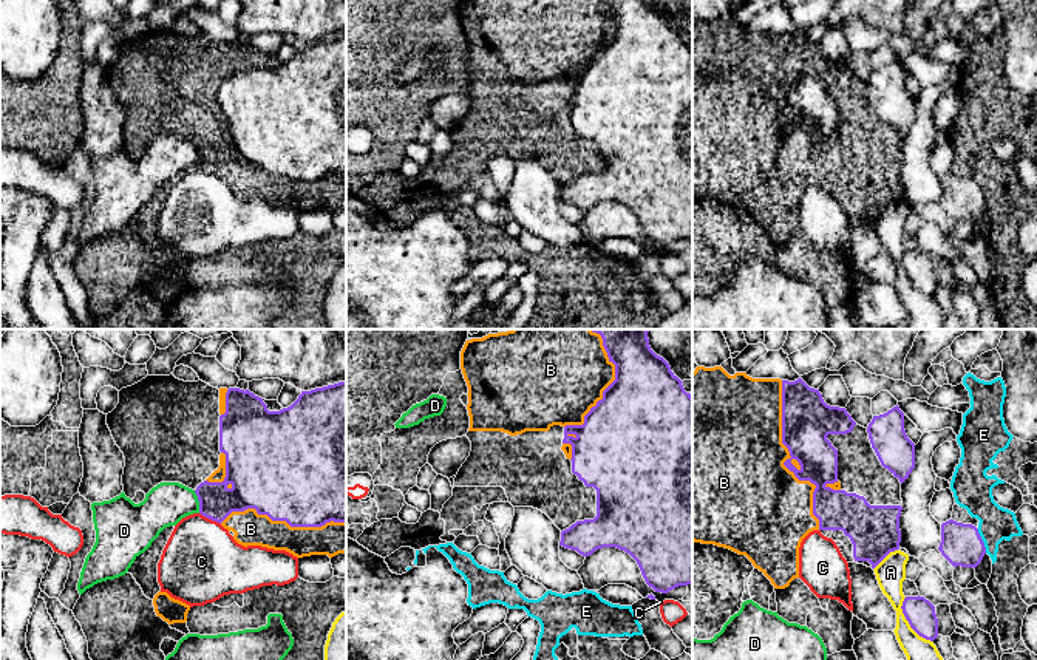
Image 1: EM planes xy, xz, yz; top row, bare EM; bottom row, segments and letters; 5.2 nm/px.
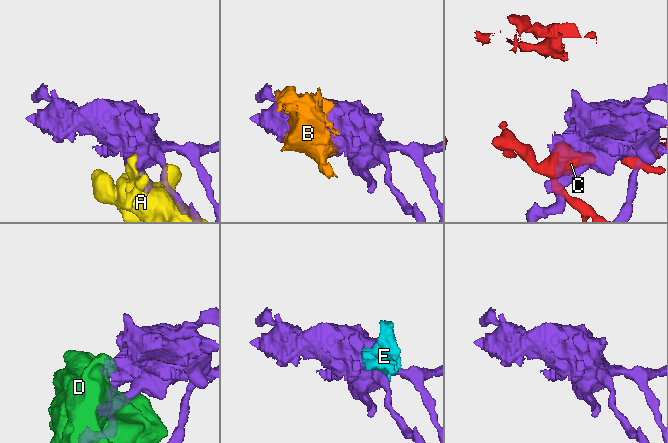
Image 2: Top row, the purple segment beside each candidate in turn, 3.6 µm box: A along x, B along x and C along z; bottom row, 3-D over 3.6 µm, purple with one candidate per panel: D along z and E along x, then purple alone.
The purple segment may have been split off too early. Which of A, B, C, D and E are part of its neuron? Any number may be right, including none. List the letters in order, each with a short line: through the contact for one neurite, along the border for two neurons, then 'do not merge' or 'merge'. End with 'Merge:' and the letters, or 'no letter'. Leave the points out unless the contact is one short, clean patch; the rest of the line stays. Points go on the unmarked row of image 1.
A: do not merge
B: do not merge
C: do not merge
D: line xy (193, 144), (200, 166); do not merge
E: line yz (977, 183), (986, 206); do not merge
Merge: no letter

